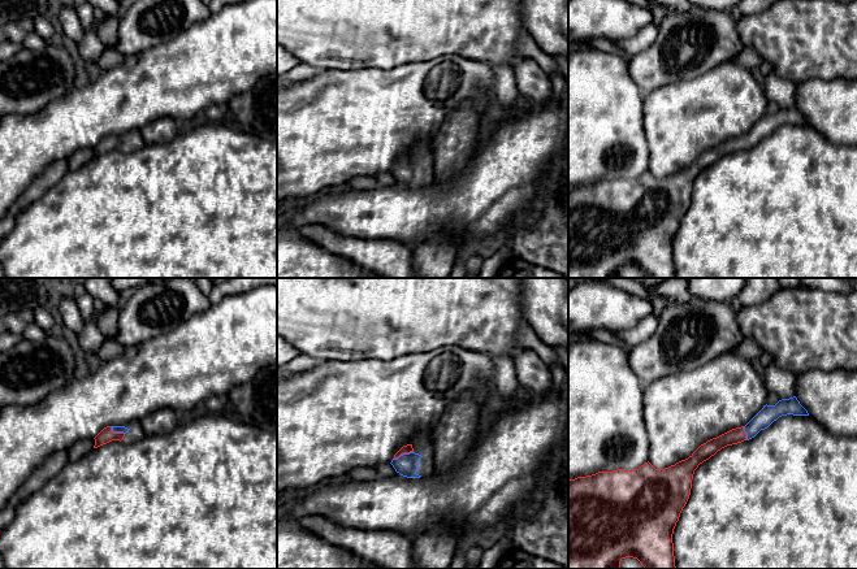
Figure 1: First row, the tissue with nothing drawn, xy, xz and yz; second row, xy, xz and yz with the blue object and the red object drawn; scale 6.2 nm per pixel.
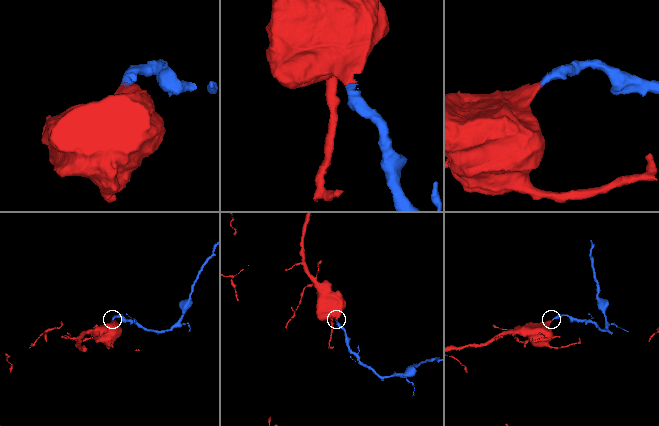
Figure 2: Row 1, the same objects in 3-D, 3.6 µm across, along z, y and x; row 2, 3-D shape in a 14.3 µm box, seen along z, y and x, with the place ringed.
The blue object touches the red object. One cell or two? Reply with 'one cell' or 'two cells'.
one cell

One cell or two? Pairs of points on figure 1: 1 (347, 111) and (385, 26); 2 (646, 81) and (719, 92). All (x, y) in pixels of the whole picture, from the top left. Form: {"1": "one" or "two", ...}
{"1": "two", "2": "two"}

